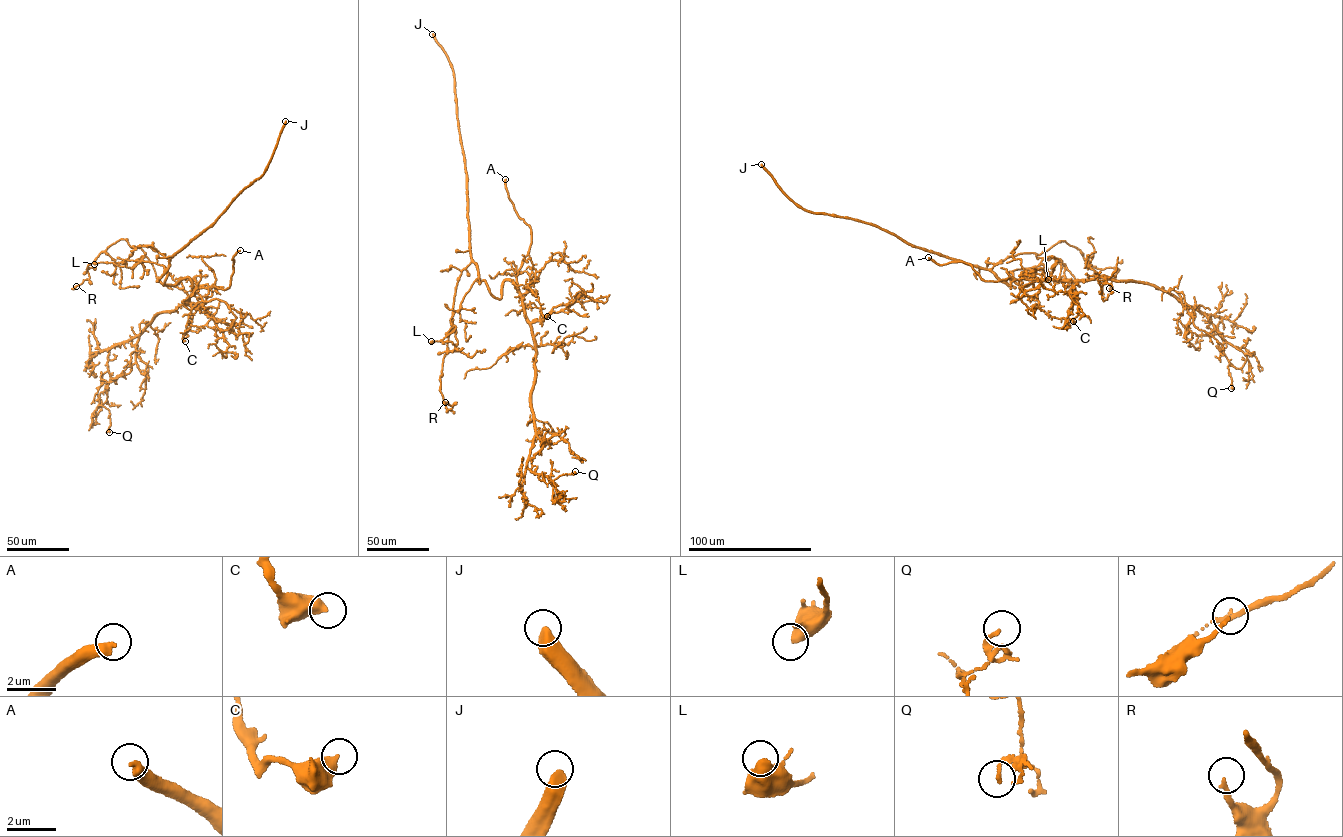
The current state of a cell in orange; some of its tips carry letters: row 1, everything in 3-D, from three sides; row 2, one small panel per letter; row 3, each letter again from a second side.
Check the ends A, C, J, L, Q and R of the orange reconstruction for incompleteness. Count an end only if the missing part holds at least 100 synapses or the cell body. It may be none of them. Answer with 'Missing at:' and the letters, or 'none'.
Missing at: A, J

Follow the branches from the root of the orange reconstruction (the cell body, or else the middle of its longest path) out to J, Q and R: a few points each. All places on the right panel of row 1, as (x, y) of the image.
J: (1032, 275), (1022, 285), (1010, 272), (1008, 285), (872, 224), (807, 211), (761, 164)
Q: (1032, 275), (1021, 273), (1031, 280), (1102, 276), (1172, 294), (1246, 356), (1240, 368), (1227, 367), (1231, 388)
R: (1032, 275), (1022, 285), (1010, 272), (1009, 285), (991, 269), (1065, 241), (1089, 265), (1117, 269), (1109, 288)

